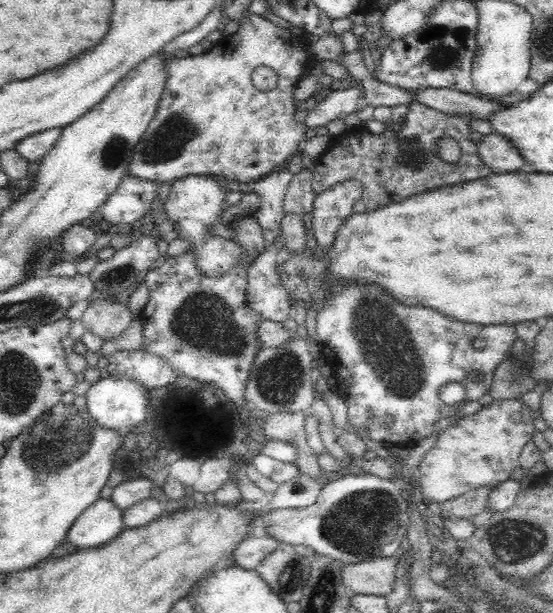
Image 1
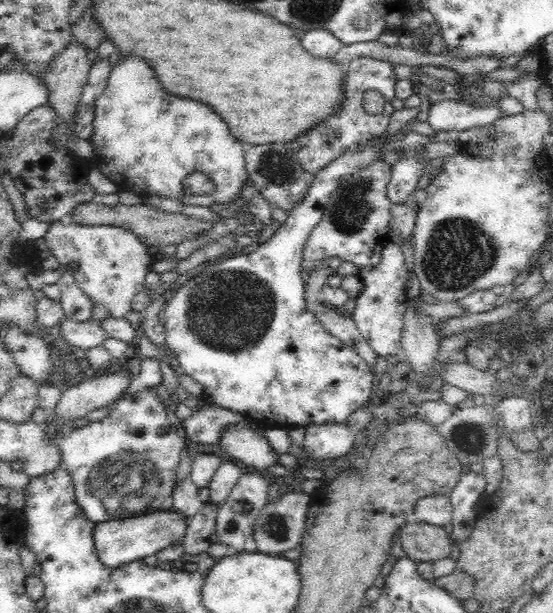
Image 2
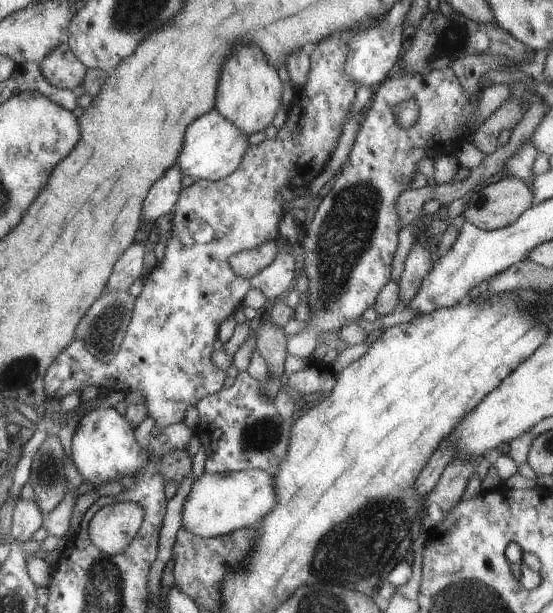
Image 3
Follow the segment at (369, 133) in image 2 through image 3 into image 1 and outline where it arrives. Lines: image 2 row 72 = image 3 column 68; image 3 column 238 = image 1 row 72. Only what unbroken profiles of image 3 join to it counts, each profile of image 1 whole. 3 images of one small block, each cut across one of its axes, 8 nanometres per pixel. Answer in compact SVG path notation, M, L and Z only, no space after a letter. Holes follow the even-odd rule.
M246 10L240 28L225 35L208 52L188 57L170 54L166 57L164 88L160 92L156 112L136 144L130 158L126 175L142 180L168 183L190 175L219 178L226 176L238 182L258 181L268 173L279 169L289 157L297 154L297 148L306 138L307 127L297 123L294 116L292 92L300 78L314 61L315 56L306 57L304 38L291 34L288 29L276 27L260 15ZM258 66L268 66L278 75L276 88L262 92L256 90L251 81L252 72Z

